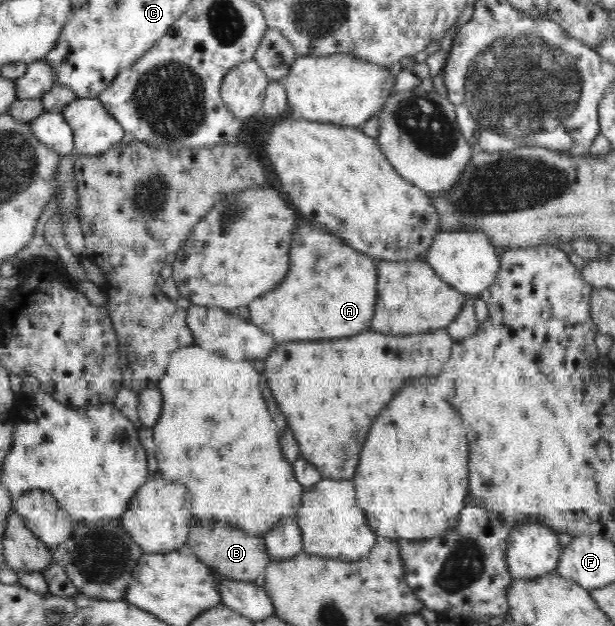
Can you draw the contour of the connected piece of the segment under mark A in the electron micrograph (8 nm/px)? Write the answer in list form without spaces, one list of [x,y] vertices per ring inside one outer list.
[[[304,221],[294,231],[294,254],[290,254],[286,282],[255,298],[248,305],[249,322],[270,334],[276,342],[326,341],[346,338],[370,328],[377,306],[377,267],[372,257],[346,245],[324,227]]]

